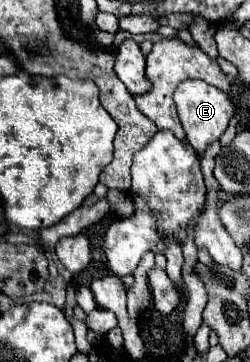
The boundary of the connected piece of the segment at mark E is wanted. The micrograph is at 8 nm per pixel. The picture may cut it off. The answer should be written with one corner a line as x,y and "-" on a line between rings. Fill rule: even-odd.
184,81
176,87
174,91
174,103
182,121
182,127
186,131
186,139
188,143
196,149
196,153
204,153
204,149
218,141
220,135
226,131
232,115
234,115
234,105
230,103
228,95
204,81

